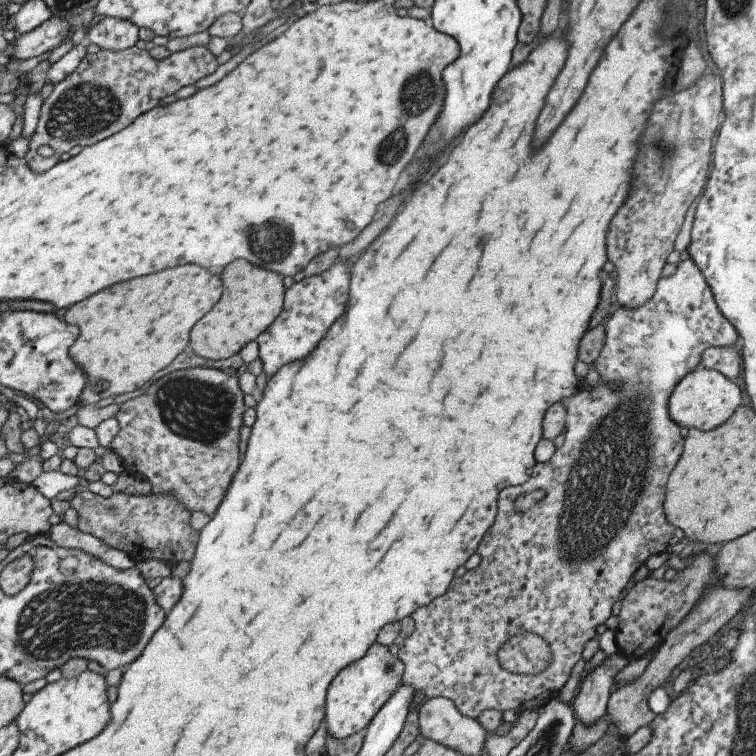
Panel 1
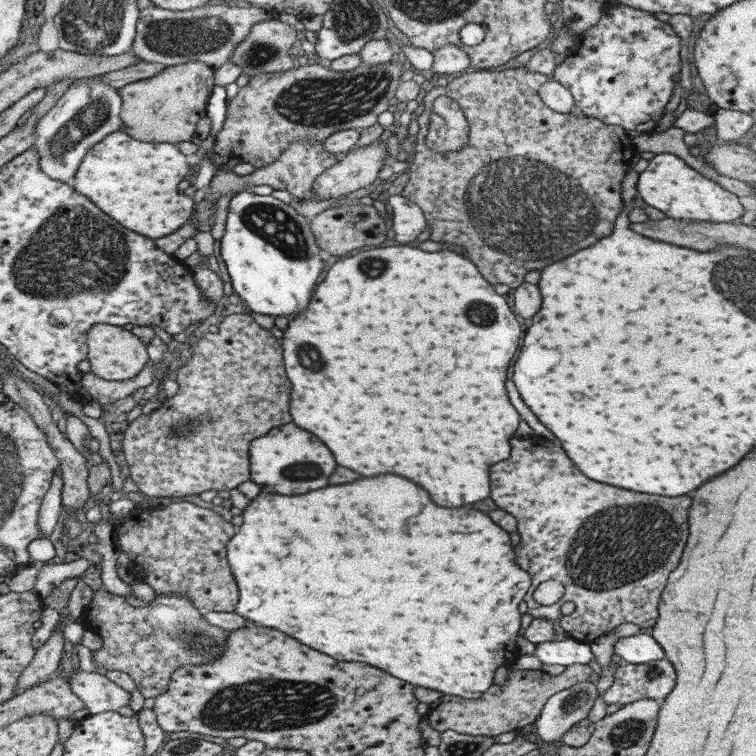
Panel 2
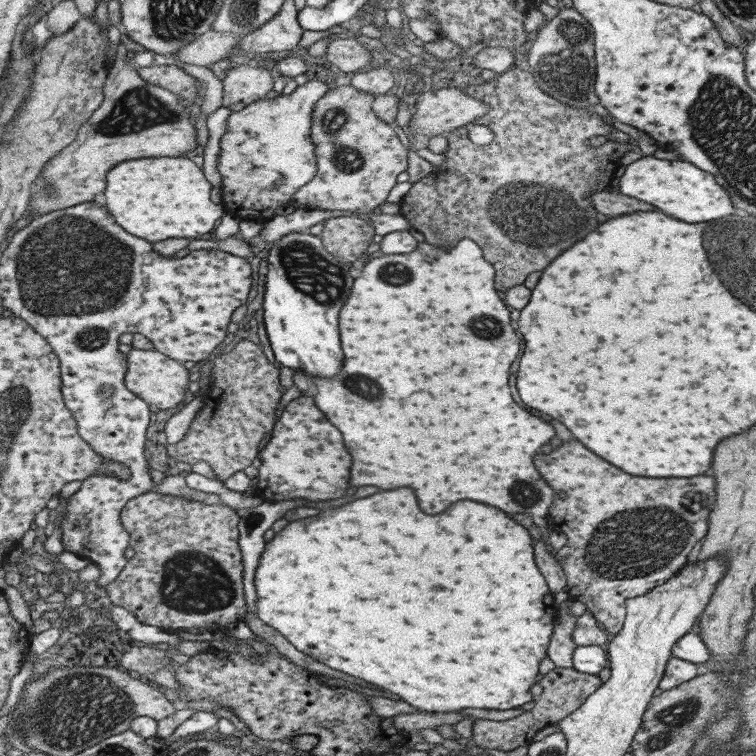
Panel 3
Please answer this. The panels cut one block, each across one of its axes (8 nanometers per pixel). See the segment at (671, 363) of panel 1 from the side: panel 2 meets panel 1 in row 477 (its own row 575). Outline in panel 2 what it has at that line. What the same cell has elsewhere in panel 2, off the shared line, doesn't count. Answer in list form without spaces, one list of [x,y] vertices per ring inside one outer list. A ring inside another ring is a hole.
[[[511,438],[509,444],[509,458],[505,464],[489,468],[489,482],[491,500],[495,506],[516,520],[516,532],[519,532],[521,544],[513,550],[517,554],[517,564],[531,577],[529,590],[523,598],[525,612],[533,619],[547,619],[553,624],[560,624],[566,635],[588,644],[623,622],[637,624],[639,628],[652,627],[657,618],[661,592],[667,584],[669,572],[679,562],[687,538],[687,508],[691,504],[689,496],[647,496],[599,484],[585,478],[563,454],[559,444],[555,446],[543,438]],[[546,580],[560,582],[564,591],[557,602],[541,605],[533,599],[532,594],[539,583]],[[565,602],[573,602],[574,610],[561,615],[559,608]]]

